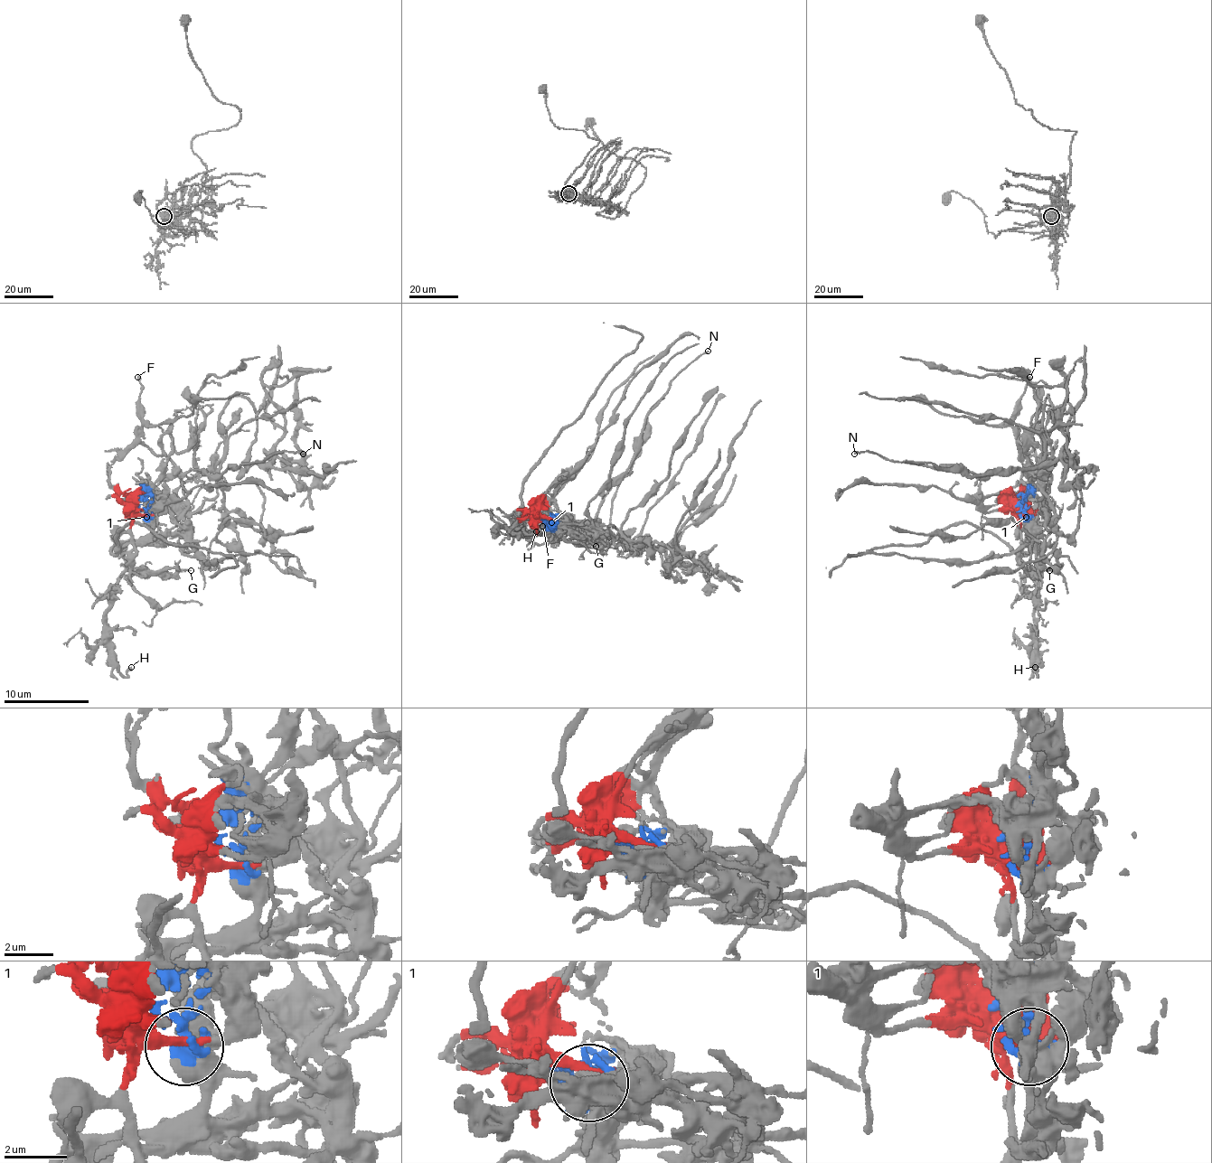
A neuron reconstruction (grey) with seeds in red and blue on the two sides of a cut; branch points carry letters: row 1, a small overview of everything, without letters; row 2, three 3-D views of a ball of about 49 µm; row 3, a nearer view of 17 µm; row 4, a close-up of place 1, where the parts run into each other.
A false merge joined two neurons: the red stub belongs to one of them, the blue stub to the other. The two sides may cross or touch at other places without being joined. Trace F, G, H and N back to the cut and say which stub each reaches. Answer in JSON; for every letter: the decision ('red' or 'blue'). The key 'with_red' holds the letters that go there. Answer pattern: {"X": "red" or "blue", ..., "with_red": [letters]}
{"F": "red", "G": "blue", "H": "blue", "N": "blue", "with_red": ["F"]}

